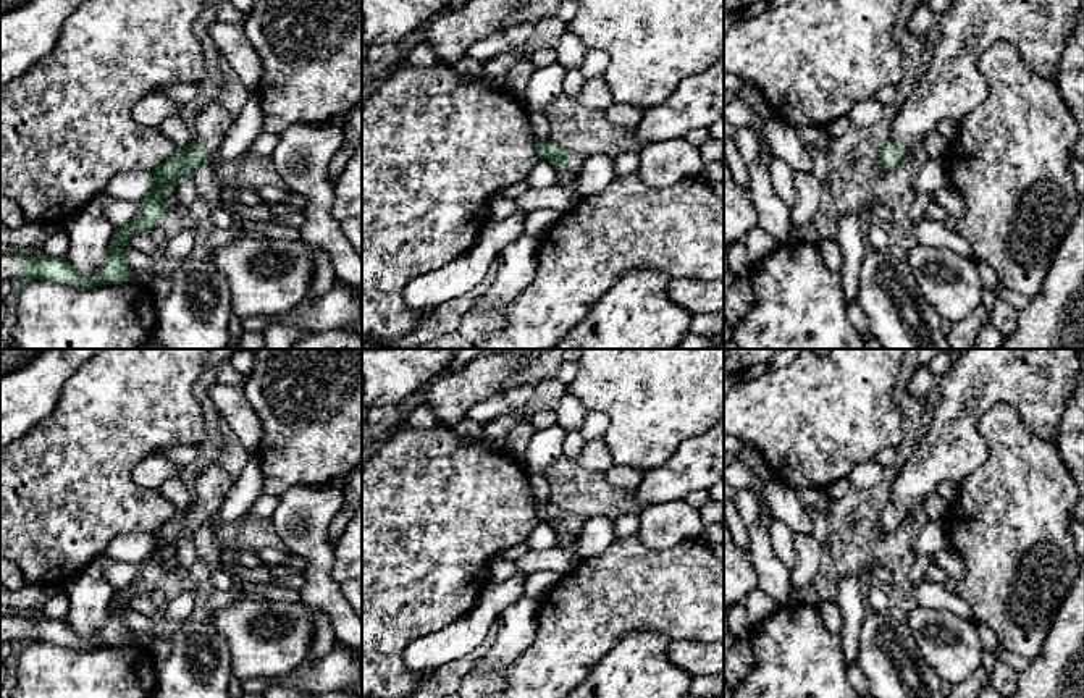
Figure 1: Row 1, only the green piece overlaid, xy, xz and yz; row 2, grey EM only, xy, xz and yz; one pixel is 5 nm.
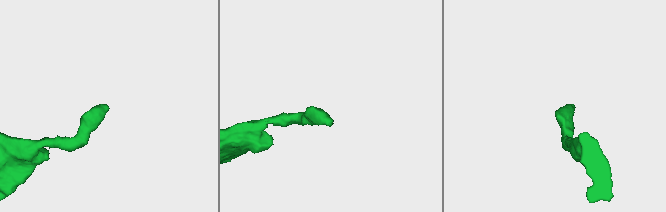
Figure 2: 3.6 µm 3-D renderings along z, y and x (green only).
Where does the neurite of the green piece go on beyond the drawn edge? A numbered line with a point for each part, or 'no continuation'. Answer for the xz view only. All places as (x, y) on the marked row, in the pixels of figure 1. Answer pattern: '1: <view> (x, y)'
1: xz (577, 157)

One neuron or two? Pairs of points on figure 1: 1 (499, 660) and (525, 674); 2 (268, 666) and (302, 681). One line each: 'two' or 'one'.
1: two
2: two

